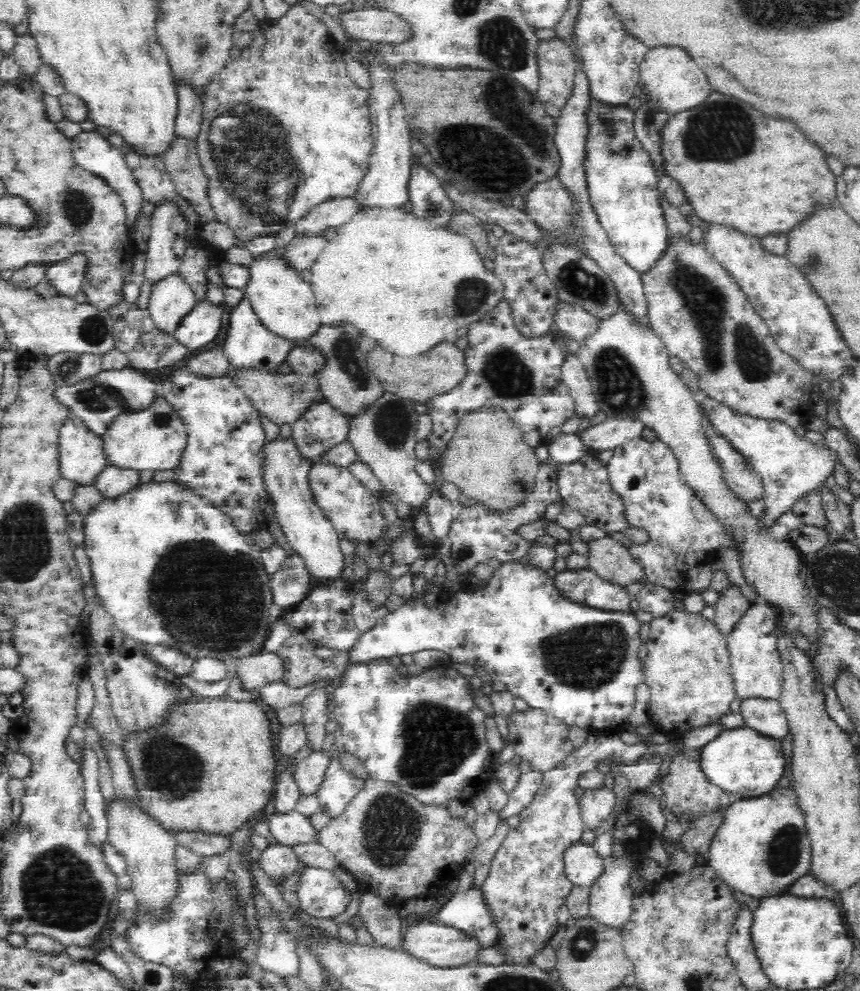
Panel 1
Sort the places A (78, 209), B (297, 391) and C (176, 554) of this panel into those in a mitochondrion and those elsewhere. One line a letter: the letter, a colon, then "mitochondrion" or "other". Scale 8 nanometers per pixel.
A: mitochondrion
B: mitochondrion
C: mitochondrion

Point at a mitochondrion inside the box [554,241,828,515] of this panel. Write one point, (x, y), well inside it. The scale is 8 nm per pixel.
(722, 340)

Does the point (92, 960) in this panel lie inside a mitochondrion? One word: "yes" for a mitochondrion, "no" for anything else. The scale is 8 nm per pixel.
no

